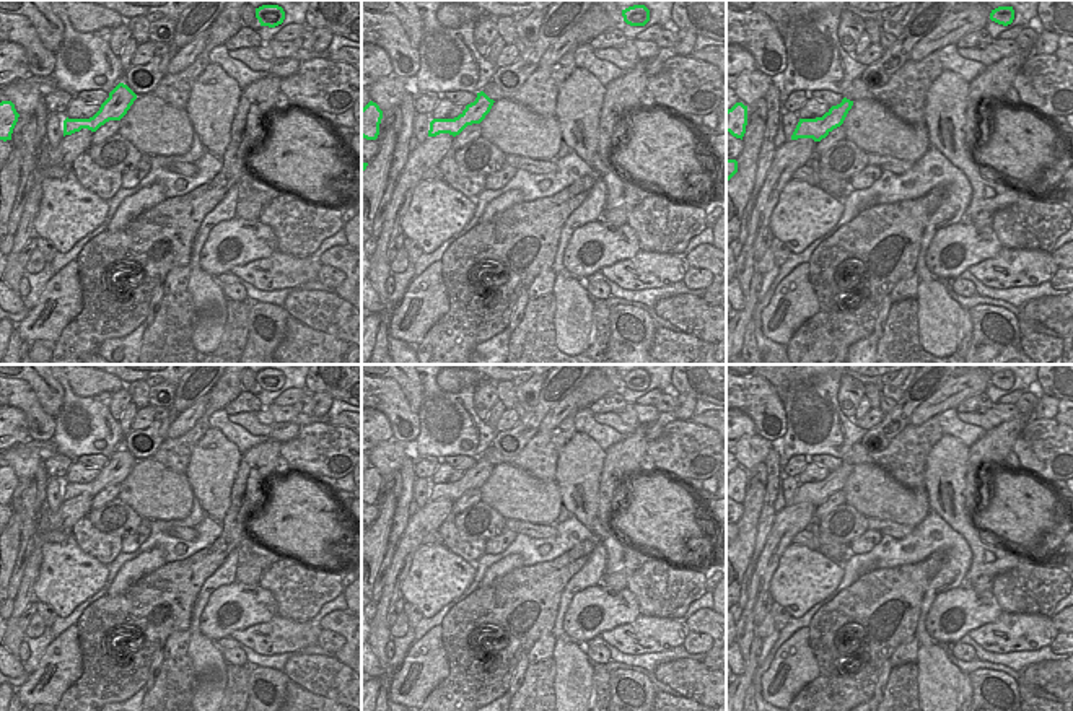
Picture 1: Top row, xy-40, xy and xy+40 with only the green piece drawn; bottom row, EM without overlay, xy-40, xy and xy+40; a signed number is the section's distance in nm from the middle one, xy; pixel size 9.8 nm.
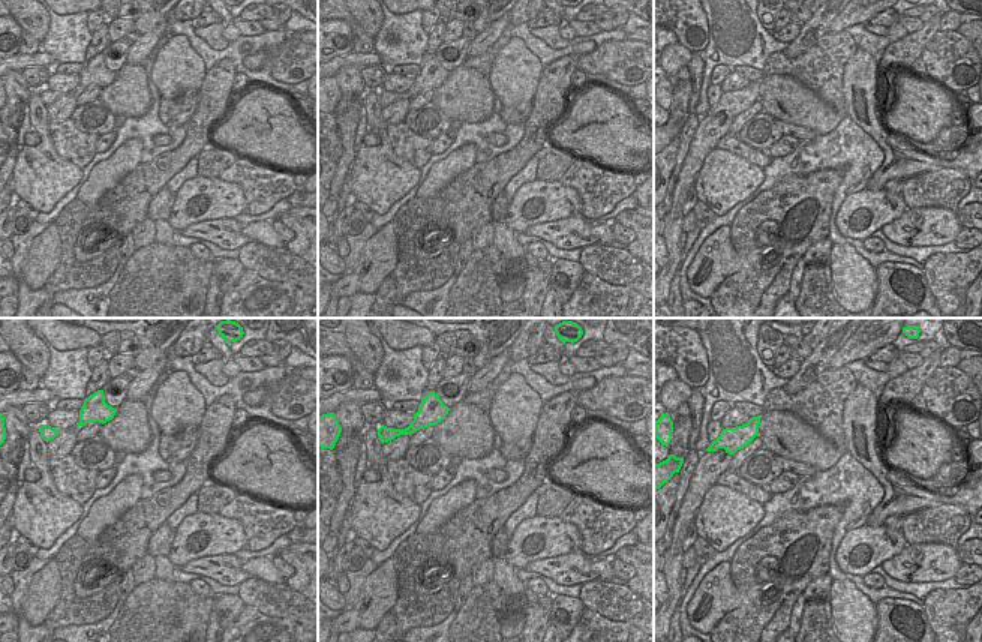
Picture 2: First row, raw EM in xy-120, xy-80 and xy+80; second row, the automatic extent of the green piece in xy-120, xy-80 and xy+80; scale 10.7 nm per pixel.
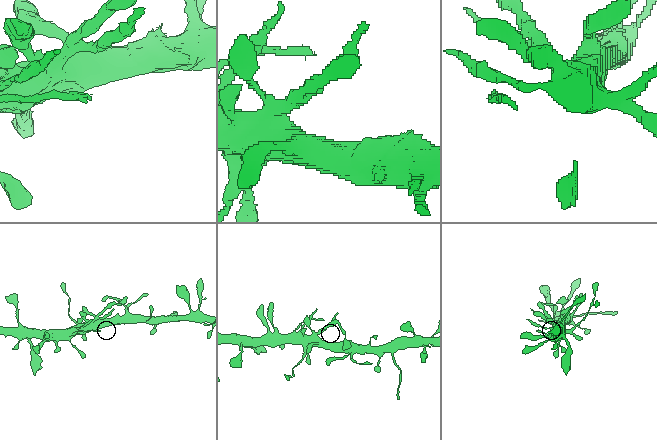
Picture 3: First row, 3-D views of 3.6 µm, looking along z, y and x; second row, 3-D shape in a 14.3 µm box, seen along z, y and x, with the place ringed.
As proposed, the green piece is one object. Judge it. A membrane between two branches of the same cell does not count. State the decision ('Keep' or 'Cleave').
Cleave

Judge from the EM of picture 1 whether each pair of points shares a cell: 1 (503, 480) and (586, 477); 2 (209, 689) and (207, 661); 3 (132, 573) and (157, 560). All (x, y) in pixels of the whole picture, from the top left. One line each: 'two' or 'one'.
1: two
2: one
3: one

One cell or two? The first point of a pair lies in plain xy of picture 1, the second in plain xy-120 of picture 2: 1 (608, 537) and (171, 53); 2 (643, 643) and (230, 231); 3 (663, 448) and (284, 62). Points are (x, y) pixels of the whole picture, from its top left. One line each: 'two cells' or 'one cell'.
1: one cell
2: one cell
3: one cell

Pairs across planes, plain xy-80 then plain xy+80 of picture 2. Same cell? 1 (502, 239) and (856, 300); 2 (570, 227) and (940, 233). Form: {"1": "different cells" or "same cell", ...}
{"1": "same cell", "2": "same cell"}

